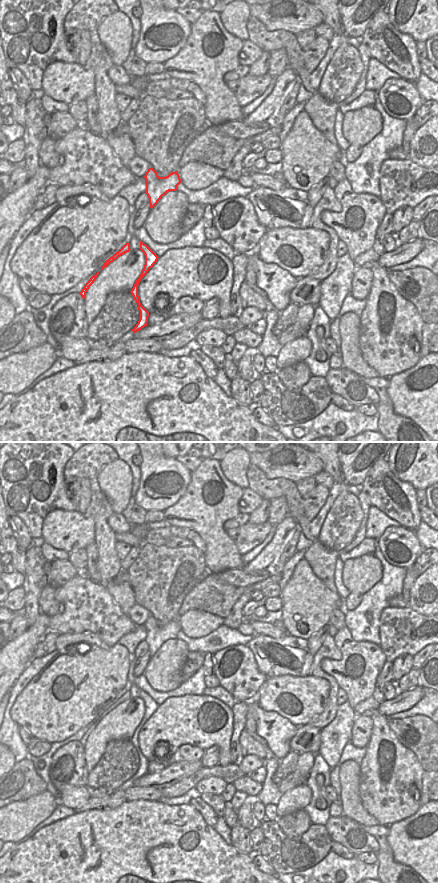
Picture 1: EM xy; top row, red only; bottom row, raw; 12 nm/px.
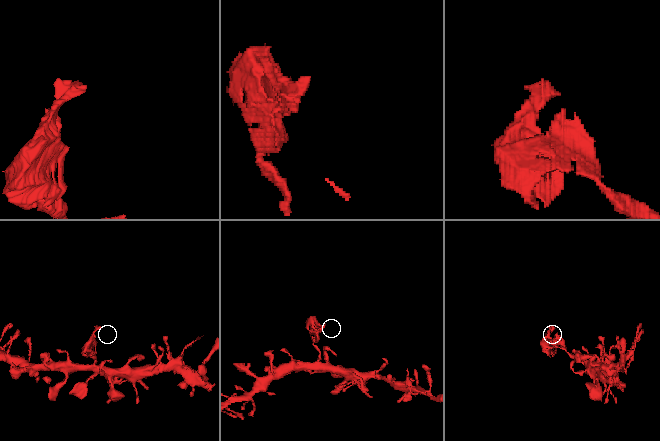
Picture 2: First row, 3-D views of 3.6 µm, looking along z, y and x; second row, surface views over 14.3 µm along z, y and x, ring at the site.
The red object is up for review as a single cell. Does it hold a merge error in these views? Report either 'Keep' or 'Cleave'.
Keep

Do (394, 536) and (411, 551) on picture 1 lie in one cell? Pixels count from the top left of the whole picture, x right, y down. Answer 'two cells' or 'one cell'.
one cell

